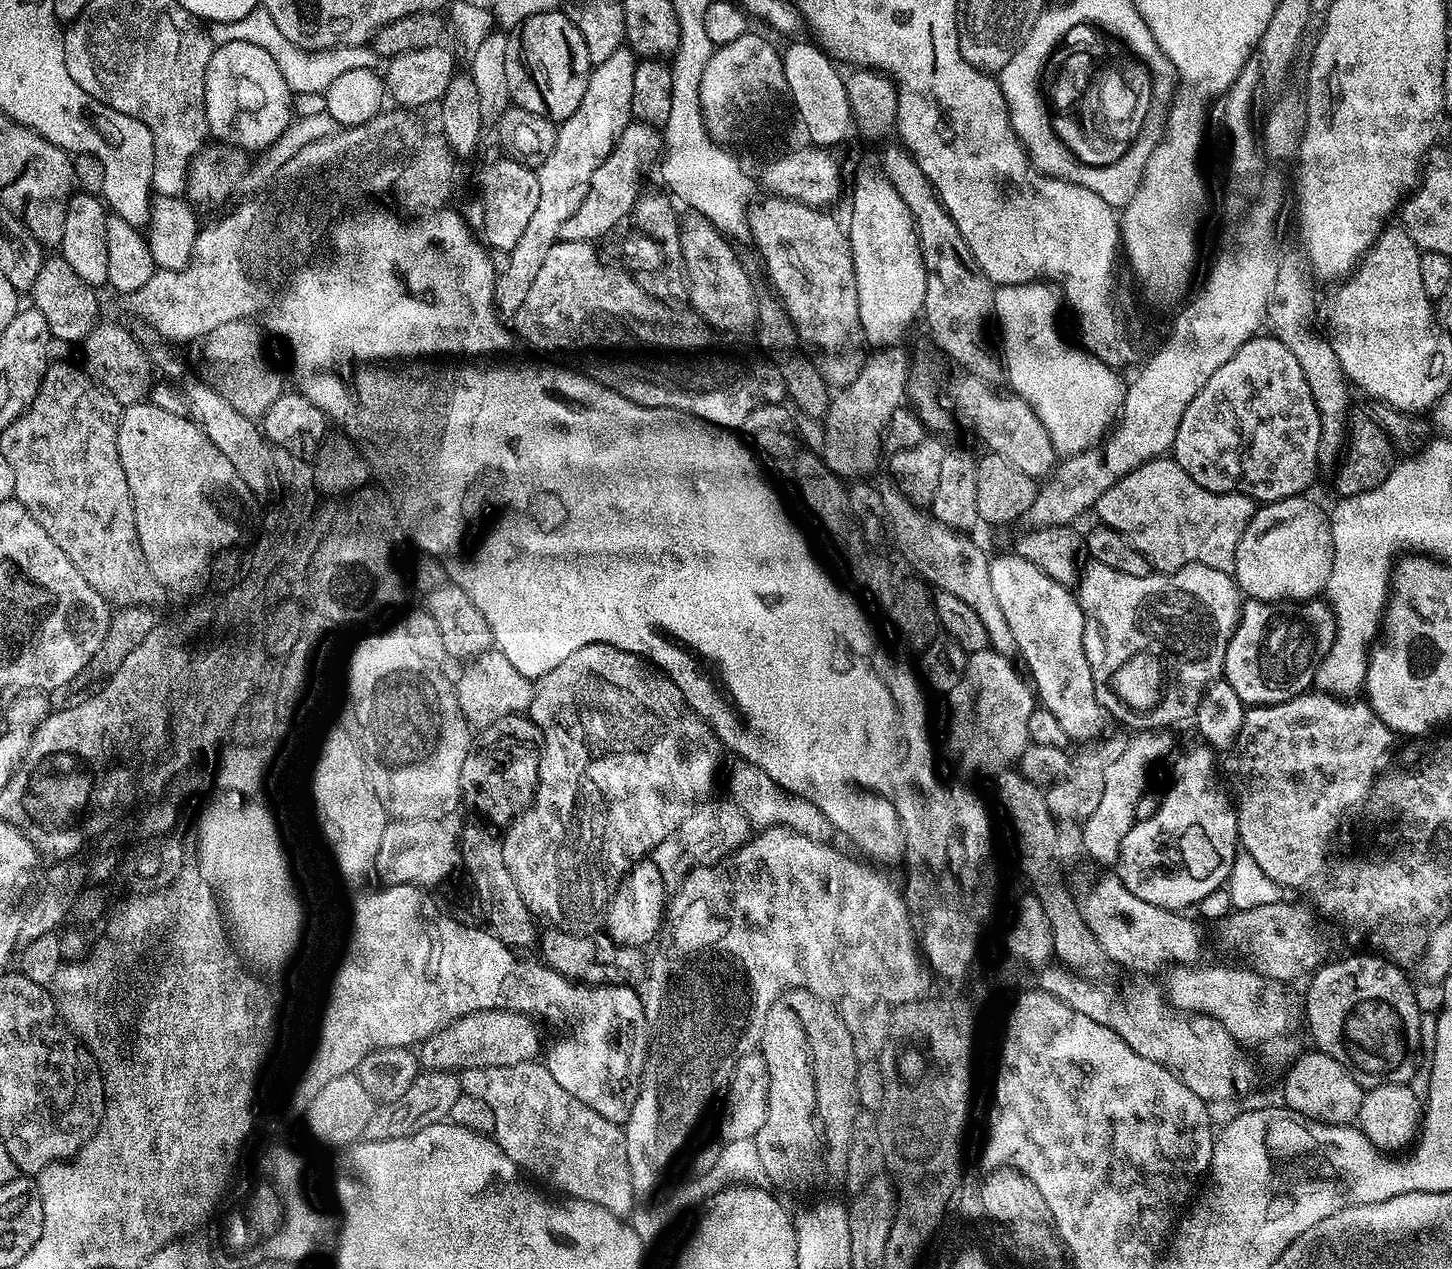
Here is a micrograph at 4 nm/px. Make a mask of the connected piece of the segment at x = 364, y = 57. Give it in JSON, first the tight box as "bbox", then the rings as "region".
{"bbox":[210,7,378,94],"region":[[[264,7],[254,9],[246,18],[238,18],[234,22],[213,23],[210,28],[213,45],[229,44],[230,42],[250,42],[250,46],[258,46],[258,50],[266,50],[270,58],[274,58],[274,66],[282,70],[282,78],[288,83],[293,93],[319,92],[324,94],[334,78],[341,77],[348,70],[356,68],[377,67],[378,57],[375,47],[362,44],[338,44],[335,48],[317,48],[309,50],[299,48],[290,38],[282,35],[282,30],[274,23],[274,18]]]}

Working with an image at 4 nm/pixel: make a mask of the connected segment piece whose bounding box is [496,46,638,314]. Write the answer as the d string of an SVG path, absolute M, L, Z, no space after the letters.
M621 46L606 62L593 67L586 94L582 94L582 102L570 118L566 118L559 125L554 142L554 150L550 150L548 156L539 161L540 168L535 169L538 178L538 206L534 214L530 217L530 223L526 225L526 231L522 238L518 238L518 246L514 246L507 257L508 265L502 268L496 279L496 302L497 307L503 313L520 312L526 302L526 294L530 294L530 286L534 283L534 277L538 274L538 269L542 266L542 261L546 259L546 254L550 254L550 246L554 246L560 240L562 222L582 206L586 194L590 190L590 182L594 178L594 170L606 162L606 158L616 149L616 139L624 133L626 126L633 119L632 99L634 98L634 70L638 63L638 57L631 48Z

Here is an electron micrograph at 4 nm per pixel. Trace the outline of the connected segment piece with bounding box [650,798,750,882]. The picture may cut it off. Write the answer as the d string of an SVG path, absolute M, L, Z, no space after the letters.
M709 798L698 805L694 814L690 814L690 818L686 818L686 822L678 826L678 830L674 830L659 846L652 849L650 859L656 864L656 869L665 881L675 881L687 876L694 868L722 860L739 850L749 840L750 825L747 818L731 800L716 799Z

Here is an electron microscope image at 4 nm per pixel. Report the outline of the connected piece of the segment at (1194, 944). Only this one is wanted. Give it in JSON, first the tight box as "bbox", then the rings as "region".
{"bbox":[1078,874,1200,972],"region":[[[1120,874],[1102,875],[1088,894],[1084,898],[1081,897],[1078,910],[1087,928],[1098,938],[1104,952],[1119,967],[1122,965],[1136,972],[1154,972],[1168,962],[1169,964],[1186,964],[1195,961],[1192,959],[1200,950],[1200,936],[1192,921],[1182,917],[1185,915],[1173,909],[1154,906],[1130,893]]]}

